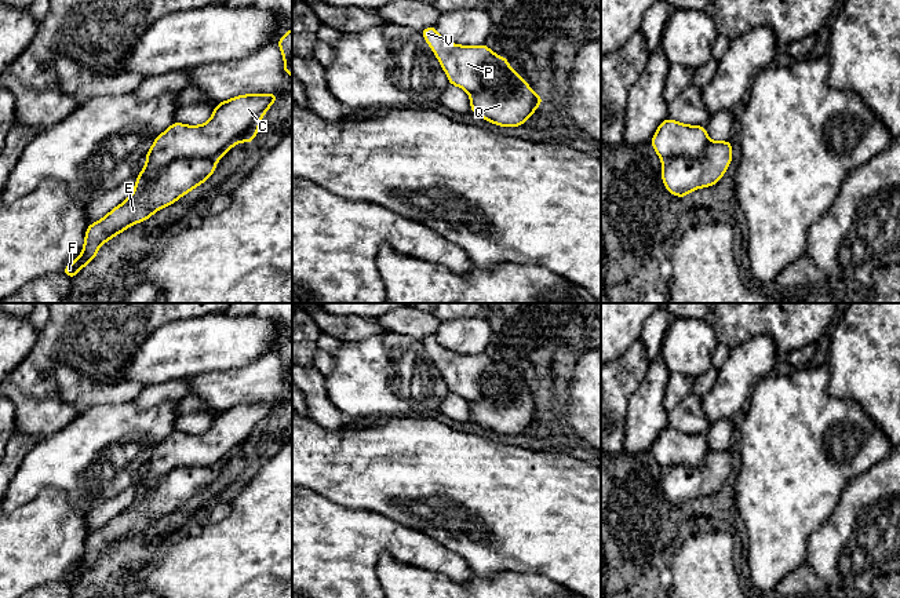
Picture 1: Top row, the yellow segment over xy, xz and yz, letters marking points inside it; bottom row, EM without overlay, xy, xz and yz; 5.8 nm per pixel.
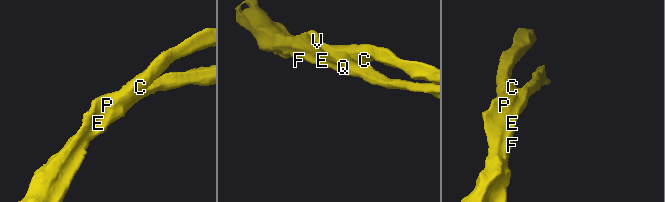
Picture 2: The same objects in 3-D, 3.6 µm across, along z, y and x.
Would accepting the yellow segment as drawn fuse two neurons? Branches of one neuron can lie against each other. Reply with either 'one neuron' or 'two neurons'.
two neurons

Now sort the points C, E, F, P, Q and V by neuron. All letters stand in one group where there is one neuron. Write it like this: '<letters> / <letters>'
C P V / E F Q

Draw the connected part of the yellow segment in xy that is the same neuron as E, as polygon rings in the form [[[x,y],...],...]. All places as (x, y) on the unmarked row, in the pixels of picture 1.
[[[234,453],[226,456],[215,468],[178,467],[157,480],[154,488],[139,503],[132,502],[124,511],[113,517],[101,529],[85,539],[85,550],[80,565],[61,581],[74,587],[95,568],[101,554],[135,532],[149,528],[157,518],[174,513],[178,507],[197,496],[214,482],[216,471]]]

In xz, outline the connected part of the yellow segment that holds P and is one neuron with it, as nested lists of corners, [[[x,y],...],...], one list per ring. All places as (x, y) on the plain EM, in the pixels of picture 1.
[[[436,335],[420,340],[440,369],[449,393],[467,401],[491,401],[482,384],[485,378],[500,364],[492,361],[485,353],[458,354],[444,349]]]

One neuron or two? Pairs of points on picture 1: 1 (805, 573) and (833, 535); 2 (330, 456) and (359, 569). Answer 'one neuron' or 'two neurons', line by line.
1: two neurons
2: two neurons

